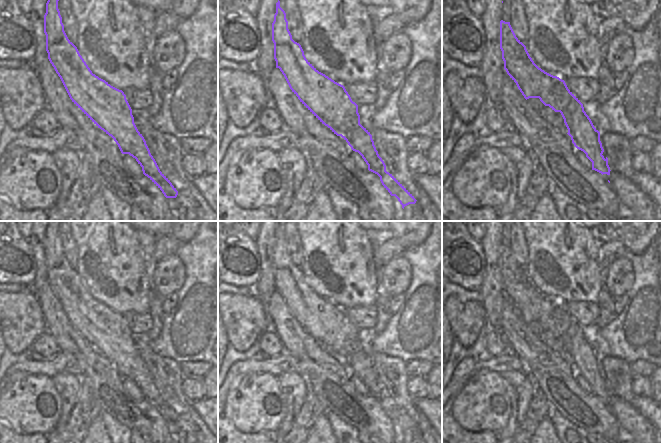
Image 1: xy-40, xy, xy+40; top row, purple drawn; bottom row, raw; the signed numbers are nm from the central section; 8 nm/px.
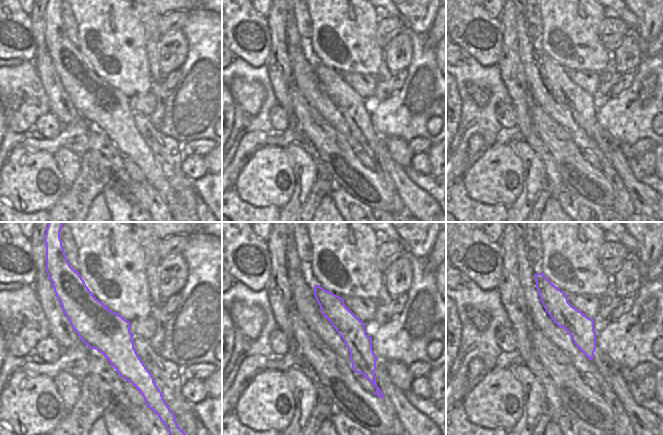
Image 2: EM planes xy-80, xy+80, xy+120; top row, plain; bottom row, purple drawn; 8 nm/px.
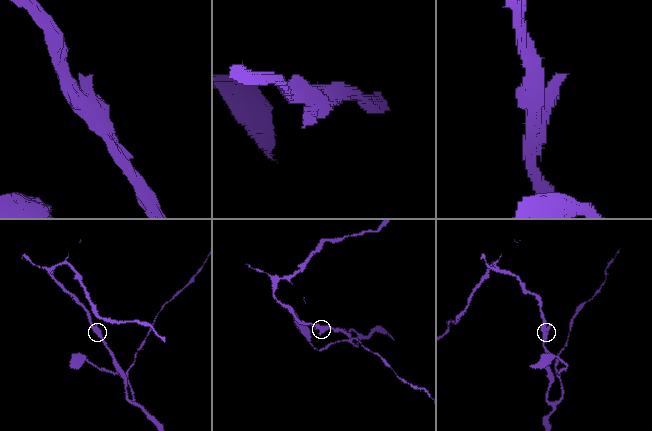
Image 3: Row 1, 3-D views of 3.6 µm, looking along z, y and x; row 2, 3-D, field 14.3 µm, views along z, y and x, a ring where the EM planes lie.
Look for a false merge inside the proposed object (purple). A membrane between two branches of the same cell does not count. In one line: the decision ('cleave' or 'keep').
cleave

